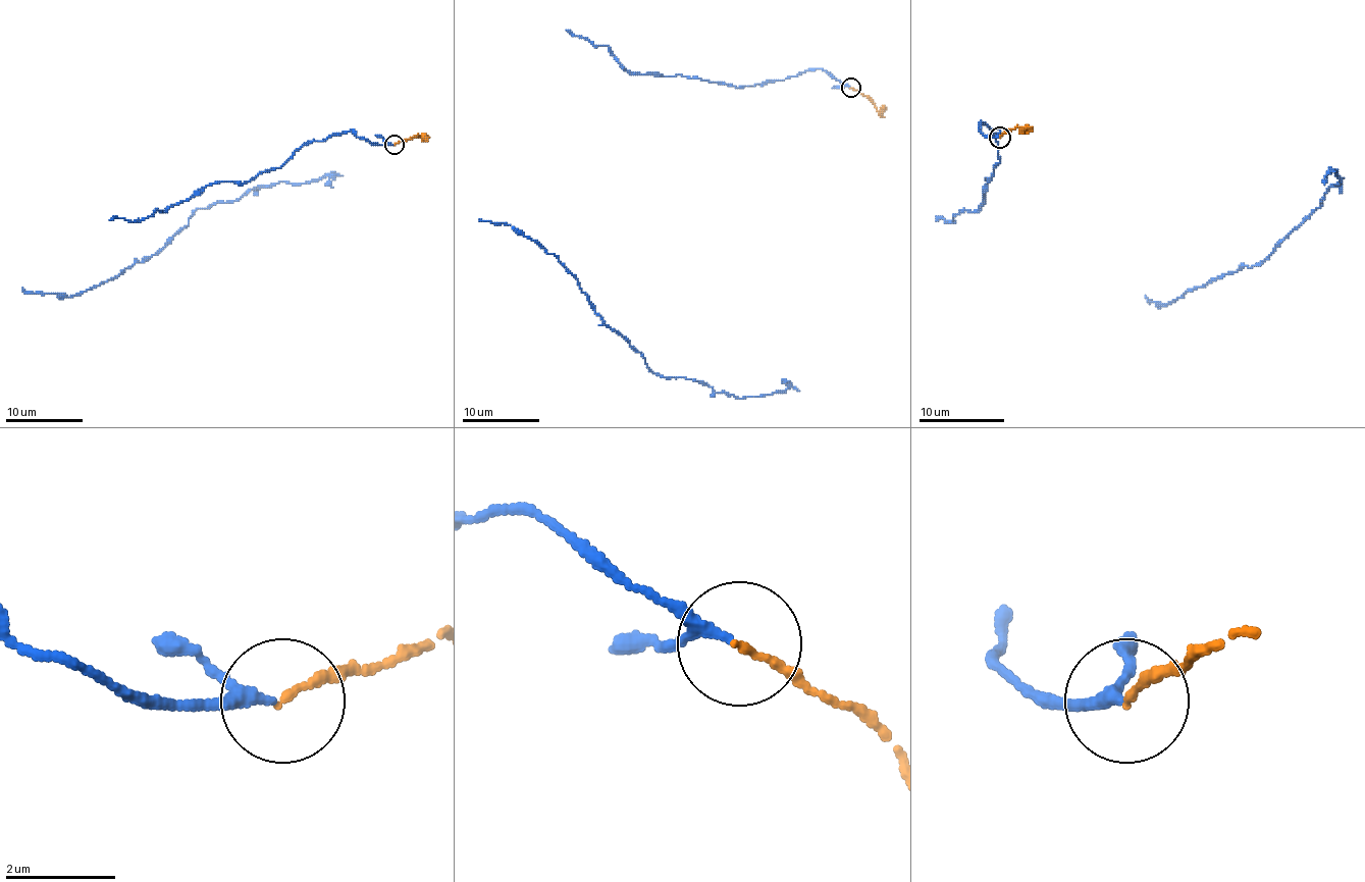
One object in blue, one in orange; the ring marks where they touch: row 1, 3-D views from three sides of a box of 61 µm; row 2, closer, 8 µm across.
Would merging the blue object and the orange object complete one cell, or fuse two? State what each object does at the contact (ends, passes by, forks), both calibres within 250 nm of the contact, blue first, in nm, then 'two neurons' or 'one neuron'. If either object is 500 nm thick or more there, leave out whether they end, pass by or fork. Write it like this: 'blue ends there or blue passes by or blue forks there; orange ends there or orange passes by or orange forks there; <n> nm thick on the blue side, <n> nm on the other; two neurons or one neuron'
blue passes by; orange ends there; 180 nm thick on the blue side, 130 nm on the other; one neuron

